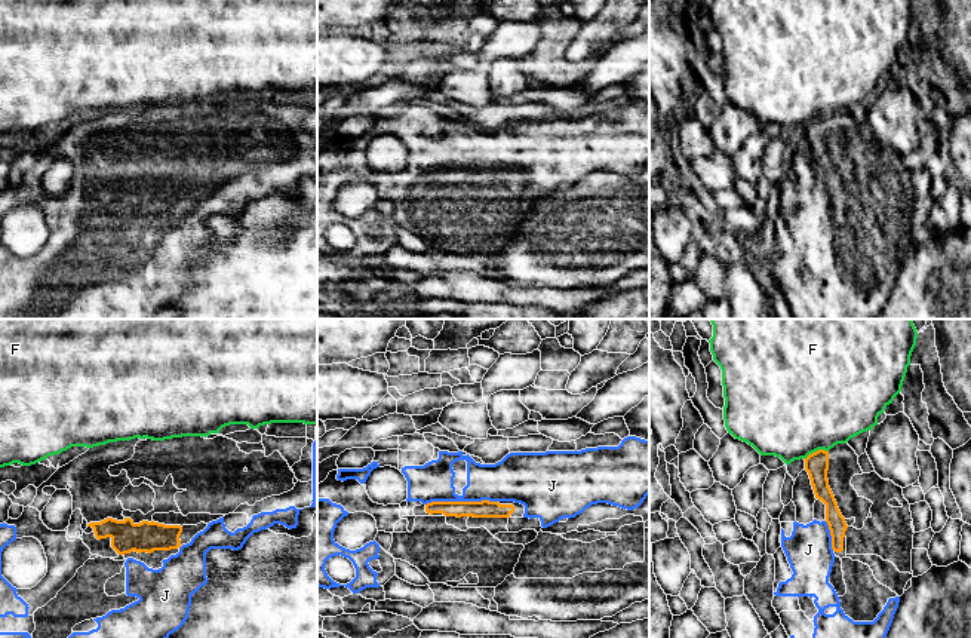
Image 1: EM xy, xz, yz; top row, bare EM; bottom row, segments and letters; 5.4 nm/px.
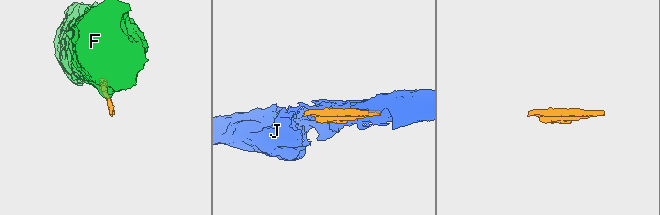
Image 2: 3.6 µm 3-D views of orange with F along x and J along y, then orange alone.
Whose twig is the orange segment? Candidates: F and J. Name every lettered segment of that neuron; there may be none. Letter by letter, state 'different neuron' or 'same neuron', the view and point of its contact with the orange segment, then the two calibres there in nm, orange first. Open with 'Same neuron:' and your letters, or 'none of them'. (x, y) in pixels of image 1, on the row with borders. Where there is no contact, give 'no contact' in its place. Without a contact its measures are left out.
Same neuron: J
F: different neuron | yz (816, 451) | 130/500 nm
J: same neuron | xz (461, 502) | 100/200 nm

